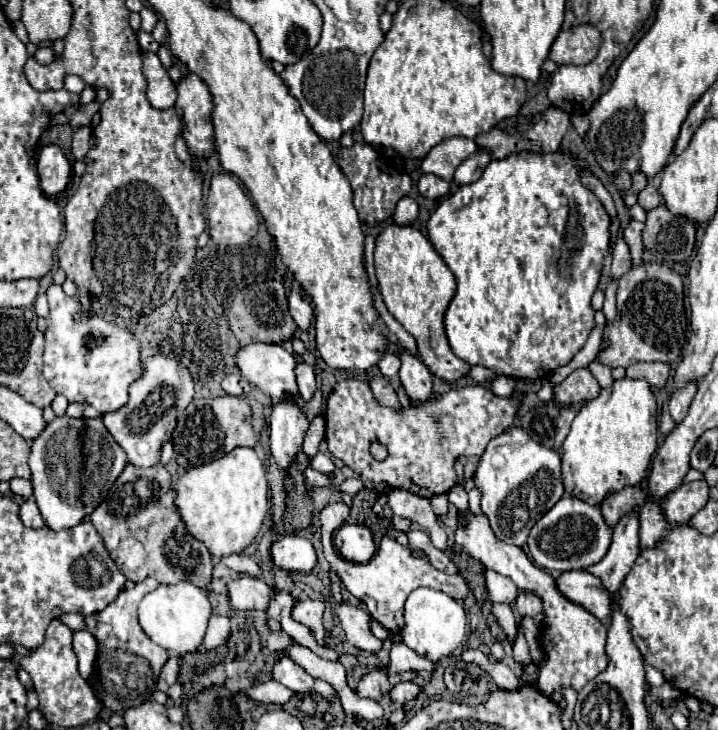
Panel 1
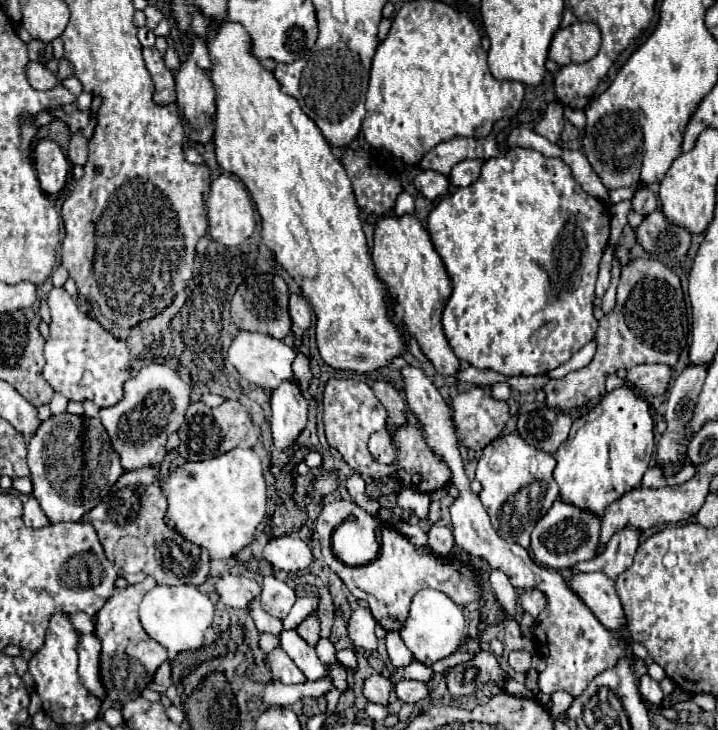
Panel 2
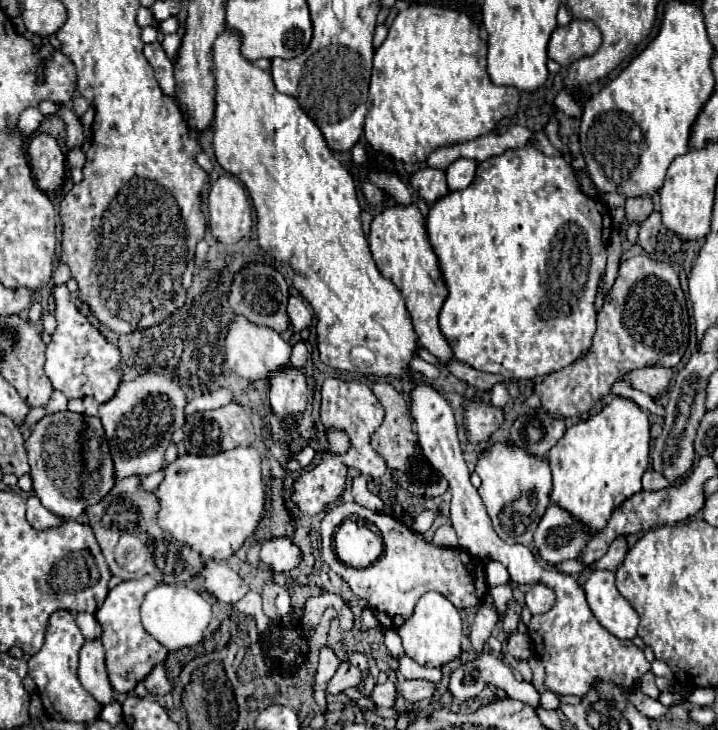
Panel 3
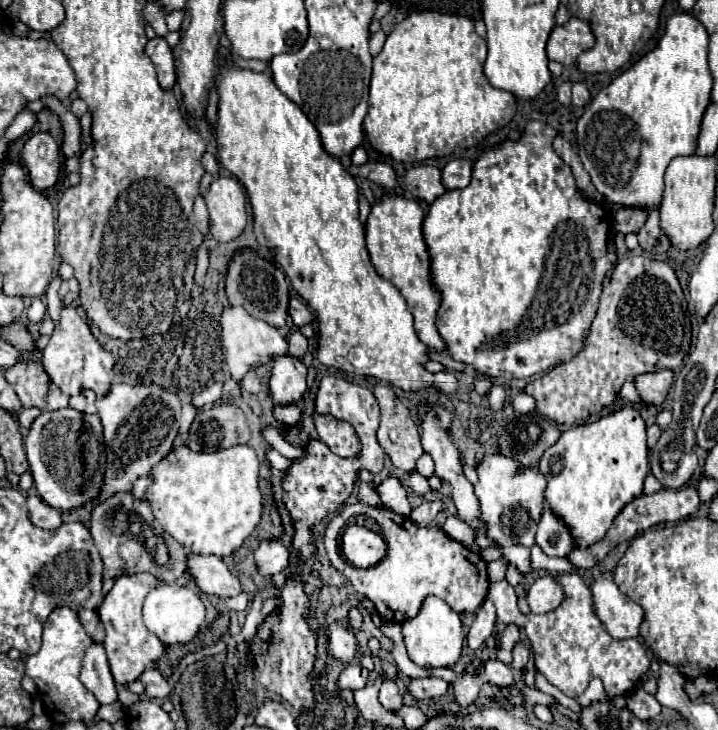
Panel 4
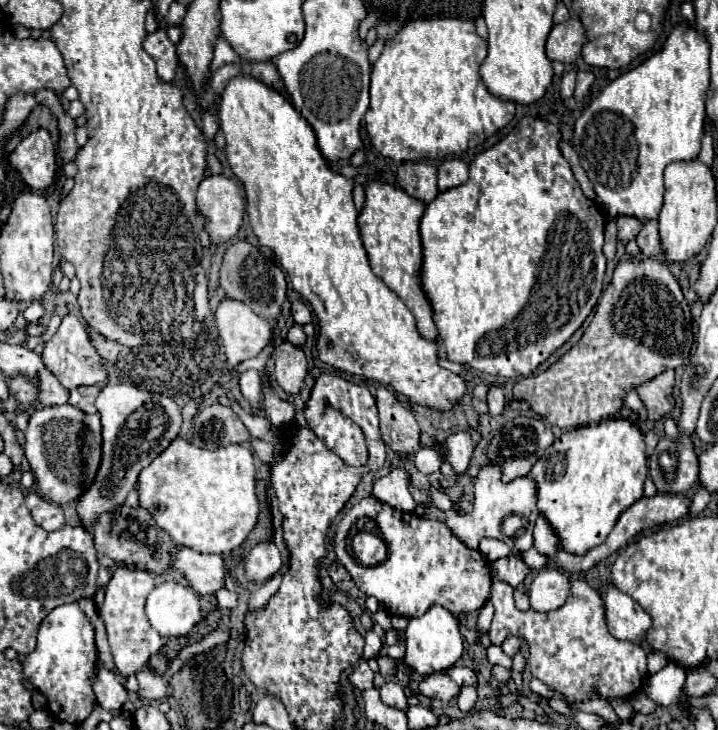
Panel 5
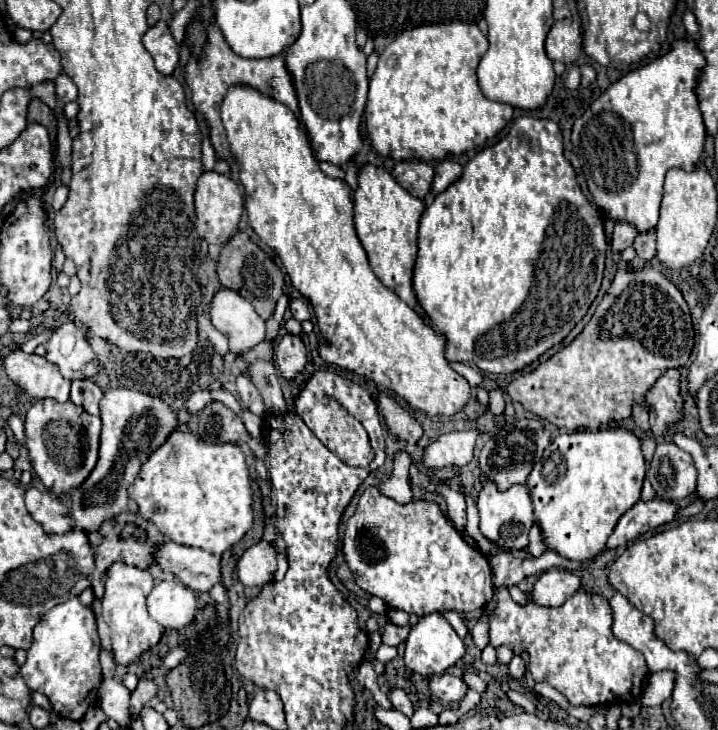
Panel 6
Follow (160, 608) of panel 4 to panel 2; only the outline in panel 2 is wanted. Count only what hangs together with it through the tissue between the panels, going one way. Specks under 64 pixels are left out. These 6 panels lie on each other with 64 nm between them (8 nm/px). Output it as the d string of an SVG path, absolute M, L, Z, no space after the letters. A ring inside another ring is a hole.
M182 584L182 586L156 586L156 588L152 588L144 596L144 600L140 604L140 622L142 622L144 630L148 632L150 638L160 642L168 650L170 658L174 658L178 652L200 648L204 644L204 632L206 632L206 628L210 628L212 618L214 618L214 604L210 602L210 598L206 594L198 592L198 588L190 586L190 584Z

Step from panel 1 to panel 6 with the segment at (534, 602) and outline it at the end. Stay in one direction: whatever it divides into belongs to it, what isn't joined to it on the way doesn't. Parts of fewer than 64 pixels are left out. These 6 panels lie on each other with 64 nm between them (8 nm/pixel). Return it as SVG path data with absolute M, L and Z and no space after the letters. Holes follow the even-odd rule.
M548 570L534 584L532 600L540 606L562 606L580 588L584 588L584 584L578 574L568 570Z

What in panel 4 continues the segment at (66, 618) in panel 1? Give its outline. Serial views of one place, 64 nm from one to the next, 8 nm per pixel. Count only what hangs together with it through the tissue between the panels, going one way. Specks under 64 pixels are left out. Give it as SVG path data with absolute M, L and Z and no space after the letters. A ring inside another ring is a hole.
M80 608L78 610L78 616L80 616L80 622L84 624L86 632L90 634L90 638L98 644L104 644L104 624L100 622L98 614L94 610L86 610L86 608Z

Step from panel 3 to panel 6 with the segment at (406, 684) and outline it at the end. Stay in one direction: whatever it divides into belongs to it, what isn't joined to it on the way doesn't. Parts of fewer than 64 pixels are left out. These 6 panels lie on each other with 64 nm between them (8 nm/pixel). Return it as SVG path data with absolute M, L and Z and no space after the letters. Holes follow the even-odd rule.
M440 674L440 676L432 676L430 680L430 690L434 696L438 696L442 702L460 702L466 696L468 684L454 674Z

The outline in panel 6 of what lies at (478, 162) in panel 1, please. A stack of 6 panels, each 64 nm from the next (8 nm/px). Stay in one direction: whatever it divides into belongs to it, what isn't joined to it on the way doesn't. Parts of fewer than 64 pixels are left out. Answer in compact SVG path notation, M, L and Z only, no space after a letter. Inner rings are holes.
M442 160L436 166L436 174L434 174L434 182L432 182L432 192L424 198L424 202L428 204L432 200L432 196L444 192L454 180L458 180L462 176L462 166L454 160Z

